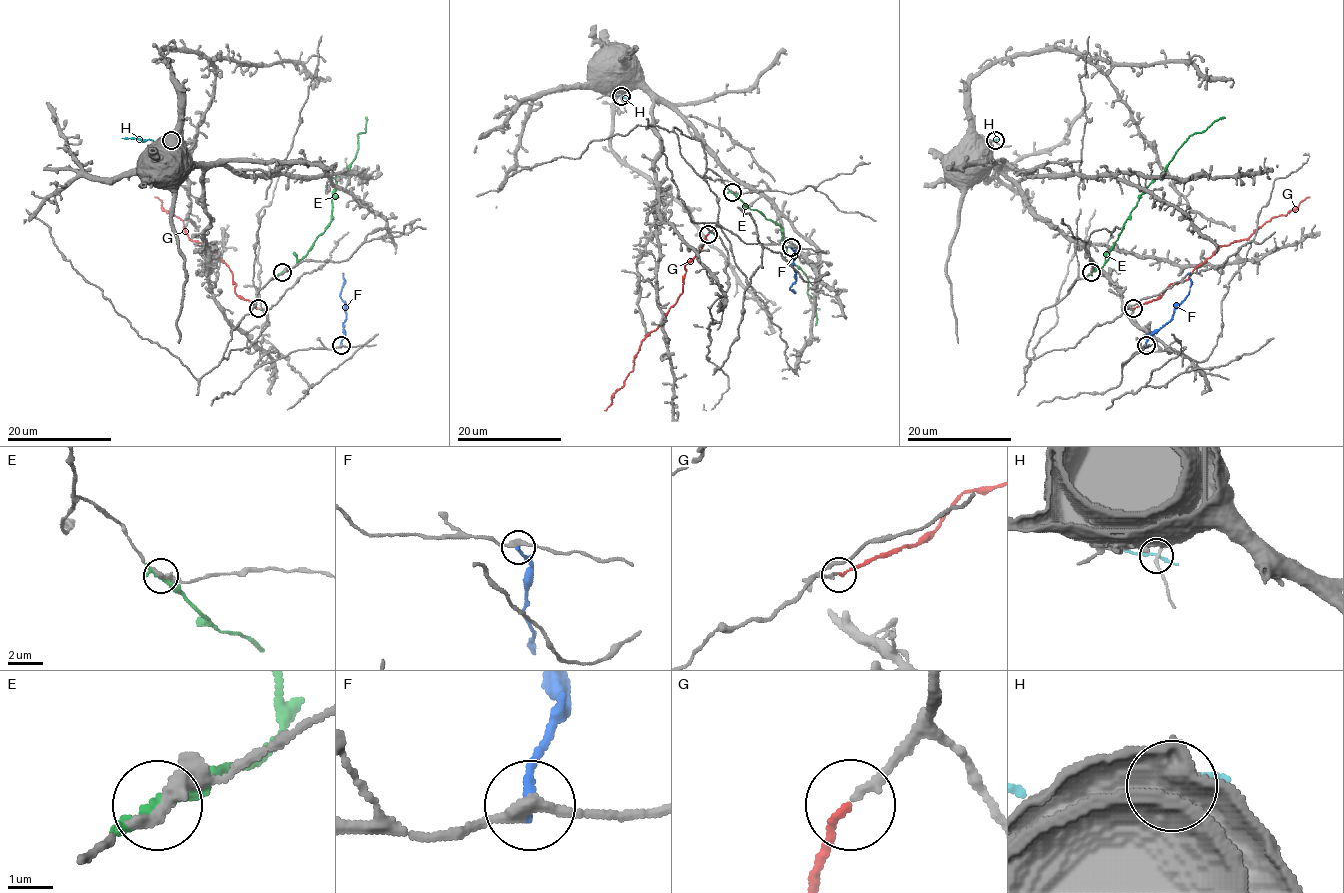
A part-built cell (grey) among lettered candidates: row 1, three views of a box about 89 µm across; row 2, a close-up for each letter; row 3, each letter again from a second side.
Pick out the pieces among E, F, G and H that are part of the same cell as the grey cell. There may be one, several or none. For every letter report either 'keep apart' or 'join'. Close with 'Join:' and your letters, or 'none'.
E: keep apart
F: keep apart
G: join
H: keep apart
Join: G

